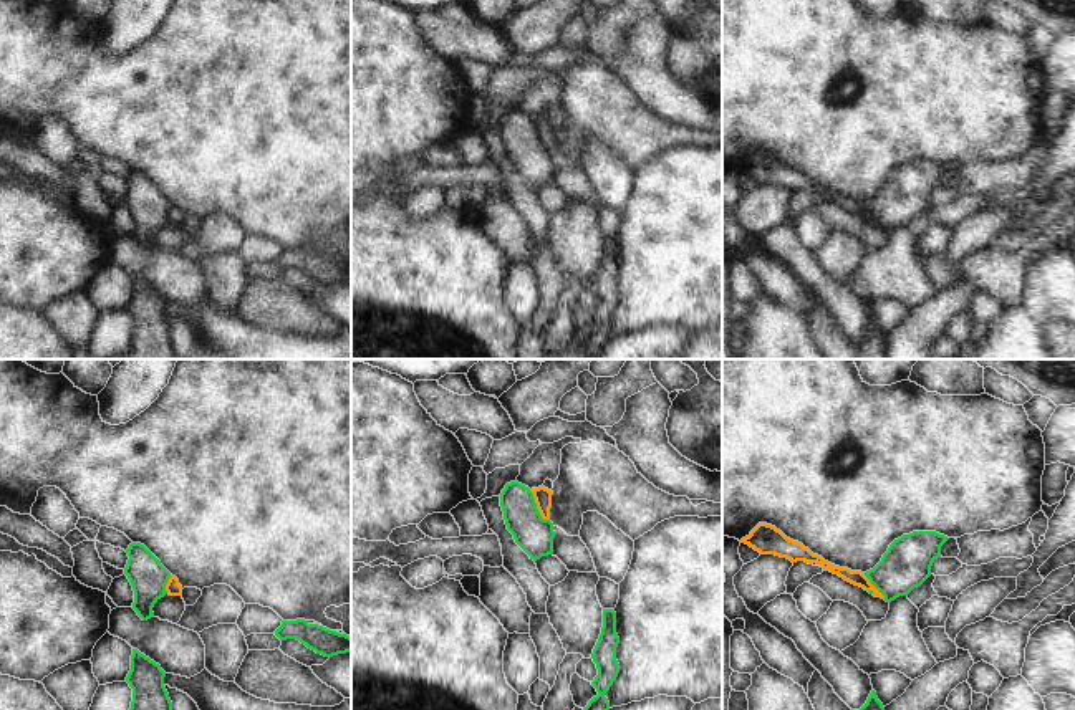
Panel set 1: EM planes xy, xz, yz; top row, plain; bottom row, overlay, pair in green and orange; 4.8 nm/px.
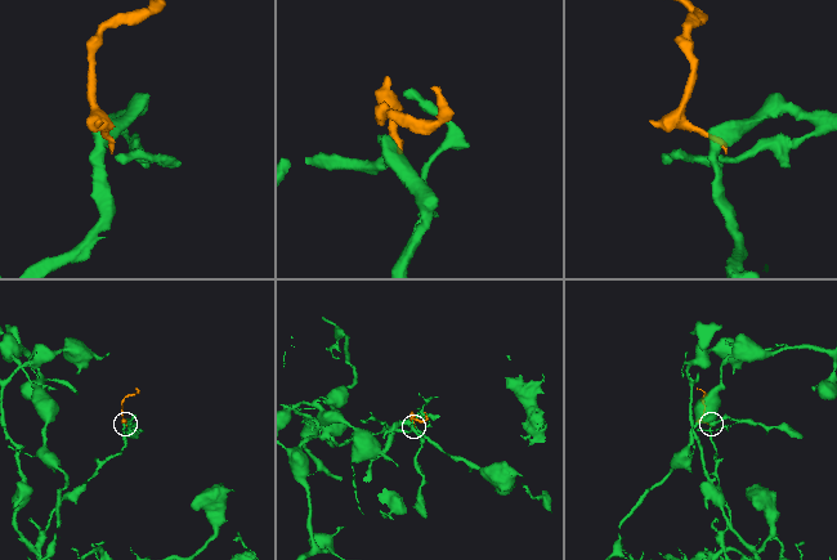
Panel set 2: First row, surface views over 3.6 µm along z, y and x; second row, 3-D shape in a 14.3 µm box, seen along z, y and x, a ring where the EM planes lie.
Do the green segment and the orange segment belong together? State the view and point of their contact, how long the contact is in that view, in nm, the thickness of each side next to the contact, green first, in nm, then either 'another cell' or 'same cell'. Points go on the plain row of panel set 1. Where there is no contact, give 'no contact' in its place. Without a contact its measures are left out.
xz (535, 136) | 180 nm | 180/90 nm | another cell

